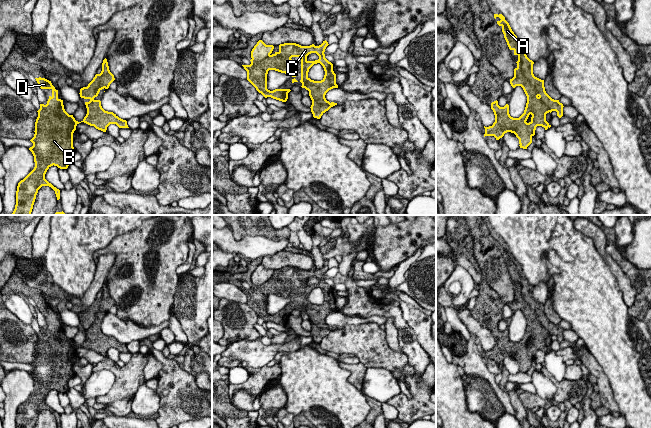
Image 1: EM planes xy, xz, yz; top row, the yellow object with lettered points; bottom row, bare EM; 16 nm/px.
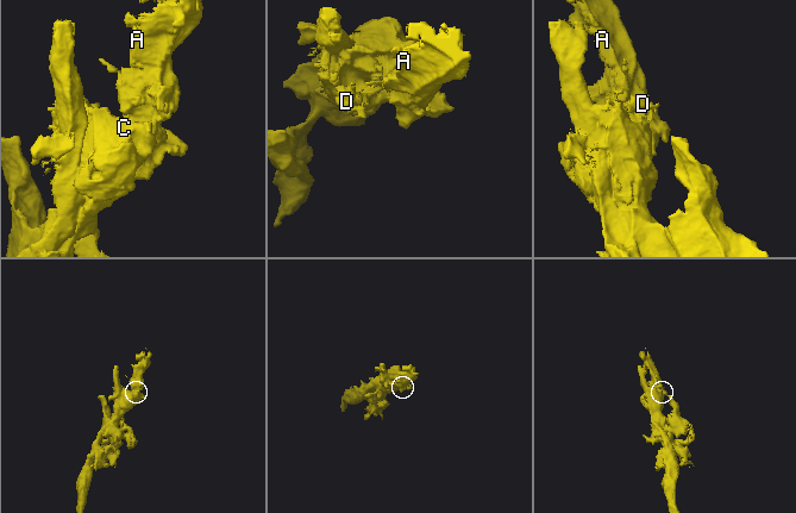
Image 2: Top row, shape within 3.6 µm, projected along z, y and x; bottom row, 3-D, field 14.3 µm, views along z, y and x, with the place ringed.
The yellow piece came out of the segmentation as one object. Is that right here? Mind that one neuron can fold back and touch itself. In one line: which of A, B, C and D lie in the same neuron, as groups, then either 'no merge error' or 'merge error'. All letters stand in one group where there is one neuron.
A / B C D; merge error

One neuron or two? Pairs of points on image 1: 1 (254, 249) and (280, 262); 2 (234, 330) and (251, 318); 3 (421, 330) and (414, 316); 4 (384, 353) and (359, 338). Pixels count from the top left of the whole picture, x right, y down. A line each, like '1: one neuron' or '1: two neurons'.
1: two neurons
2: one neuron
3: one neuron
4: one neuron

